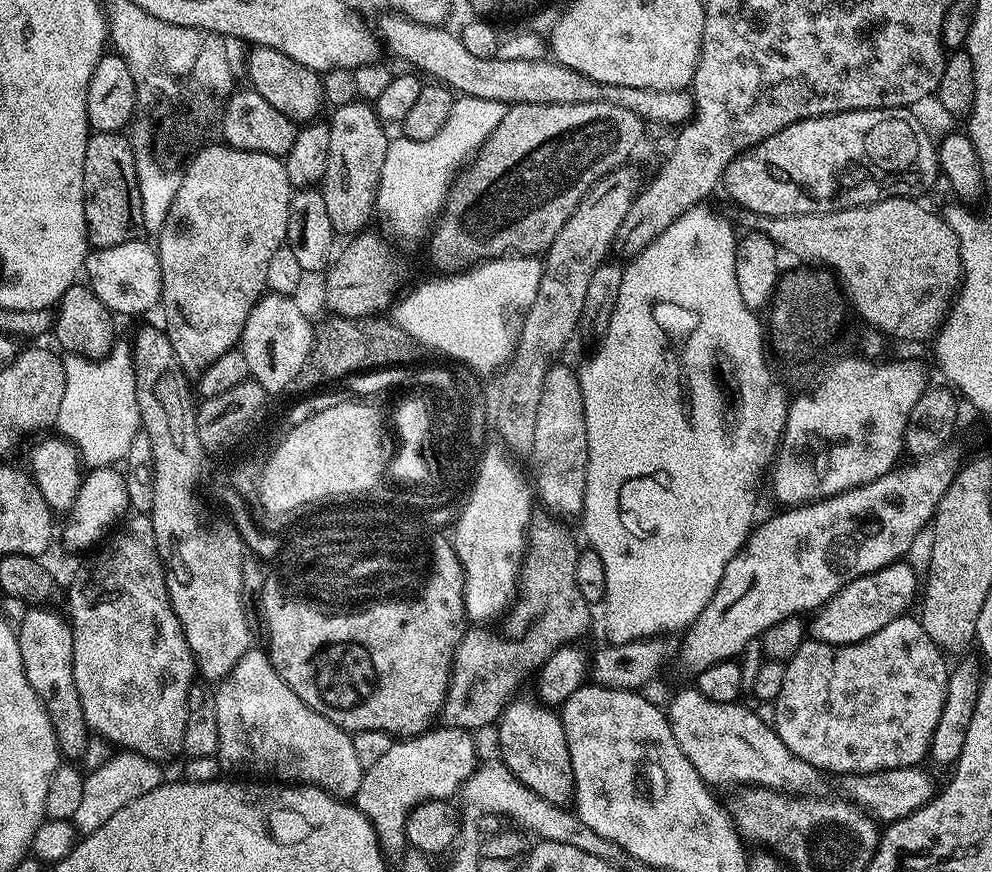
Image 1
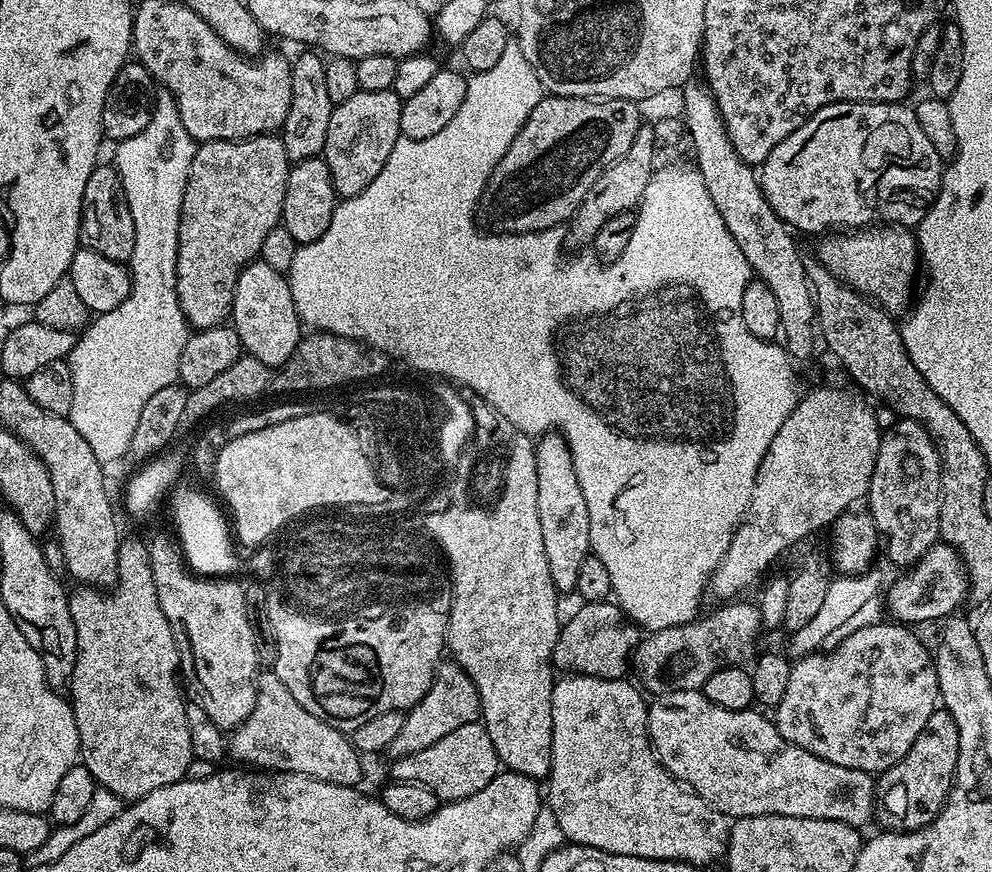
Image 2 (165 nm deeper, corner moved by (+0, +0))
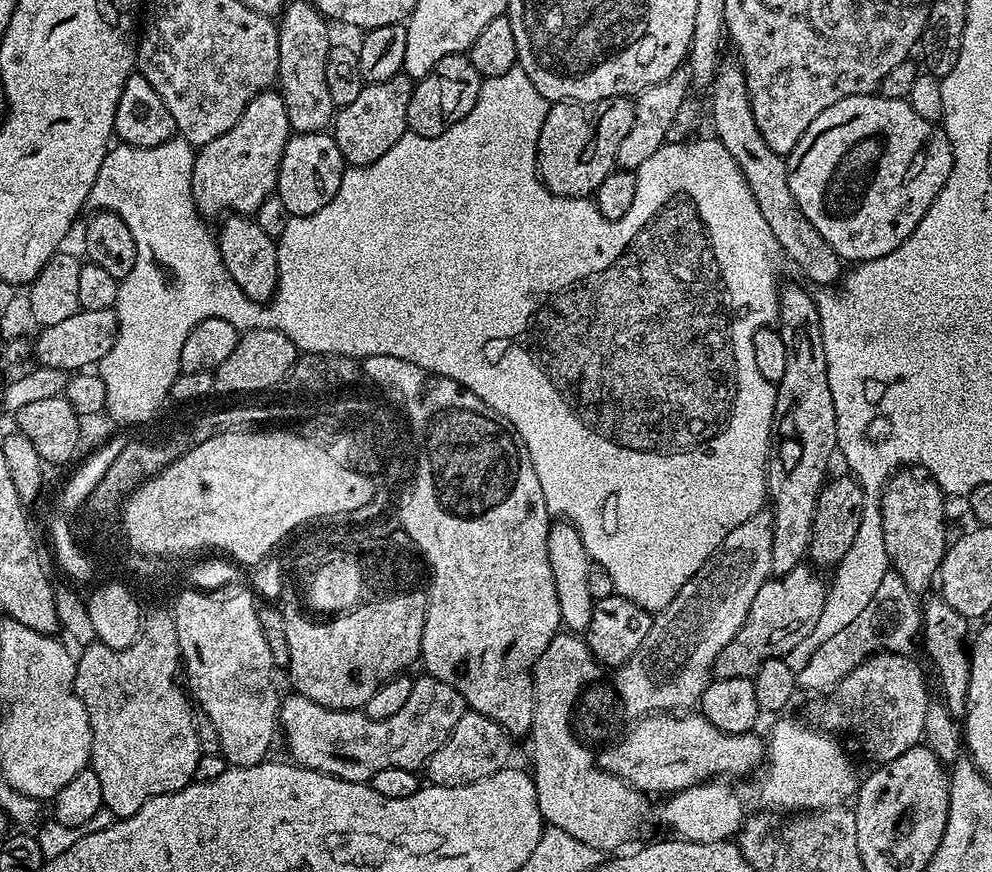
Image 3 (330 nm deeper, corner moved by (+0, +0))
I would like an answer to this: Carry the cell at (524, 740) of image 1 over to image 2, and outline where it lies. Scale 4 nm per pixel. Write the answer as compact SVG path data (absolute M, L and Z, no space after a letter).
M469 388L468 401L470 401L470 410L474 414L472 440L475 442L475 449L467 457L467 464L472 467L472 472L468 472L468 484L472 484L472 488L468 488L468 496L460 496L460 500L455 500L454 506L450 506L450 510L442 510L442 514L434 514L430 523L426 525L427 531L446 557L446 564L450 569L452 609L448 615L446 648L450 656L452 652L451 659L459 664L478 690L482 723L486 734L490 734L490 742L494 742L494 750L500 755L501 765L509 772L517 772L540 782L552 769L552 685L554 683L552 655L554 654L554 642L558 642L562 615L560 616L560 608L556 605L558 593L550 578L550 562L546 562L546 549L542 547L542 526L538 523L536 450L533 437L527 431L524 433L520 424L510 422L510 418L506 418L498 410L494 410L494 406L490 406L490 402L486 402Z

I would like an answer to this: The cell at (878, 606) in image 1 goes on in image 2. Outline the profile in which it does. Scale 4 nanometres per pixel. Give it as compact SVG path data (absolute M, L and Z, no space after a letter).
M937 542L934 547L921 558L916 564L912 566L907 572L901 573L900 578L896 579L892 586L887 587L884 604L887 613L897 623L902 623L906 626L917 626L920 622L930 622L932 620L941 621L953 615L959 608L957 608L963 600L967 599L969 593L969 582L967 572L964 569L964 564L949 544Z

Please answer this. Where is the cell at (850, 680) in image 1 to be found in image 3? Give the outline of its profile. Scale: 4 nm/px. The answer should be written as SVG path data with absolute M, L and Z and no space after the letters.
M876 652L858 666L854 666L854 670L850 670L850 674L846 674L846 678L842 678L842 682L835 684L821 699L824 701L816 712L815 723L829 734L853 736L860 743L861 750L870 759L876 760L872 762L887 762L898 758L898 754L906 754L906 750L921 743L926 722L926 706L930 702L924 672L912 658L902 652Z

